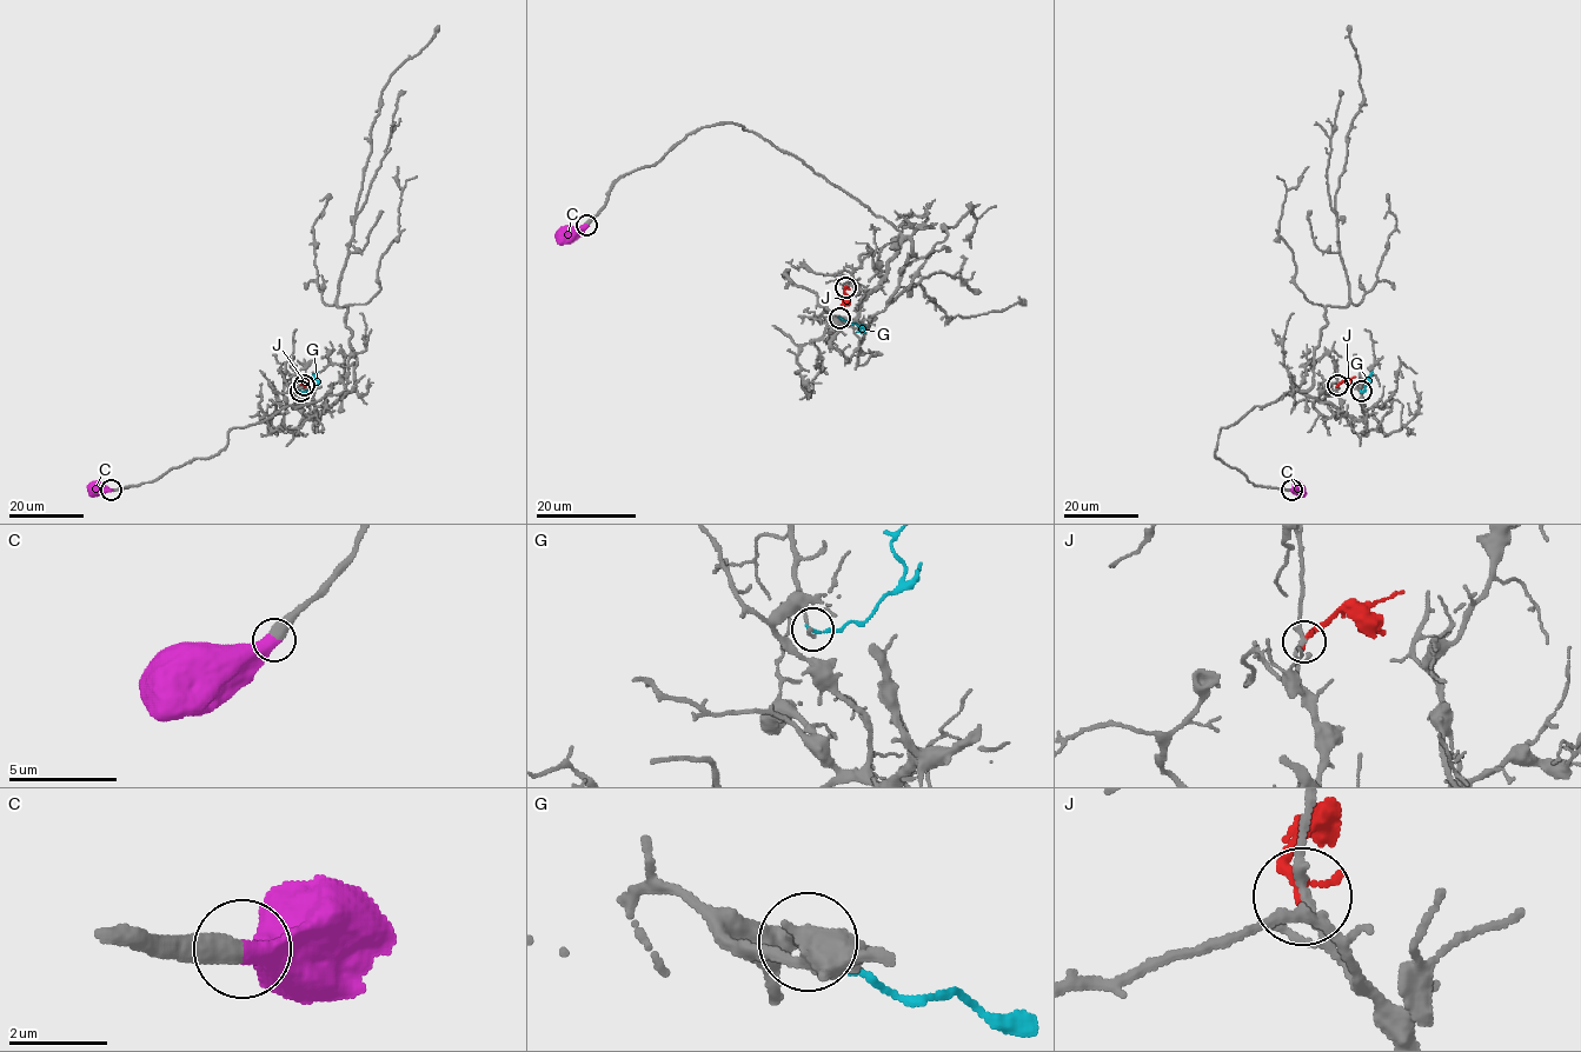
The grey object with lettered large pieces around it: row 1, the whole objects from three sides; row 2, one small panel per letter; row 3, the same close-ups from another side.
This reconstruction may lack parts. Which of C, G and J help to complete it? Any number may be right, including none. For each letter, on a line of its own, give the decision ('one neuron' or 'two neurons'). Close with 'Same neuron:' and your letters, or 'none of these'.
C: one neuron
G: two neurons
J: two neurons
Same neuron: C

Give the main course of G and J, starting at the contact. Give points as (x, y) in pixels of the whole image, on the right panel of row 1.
G: (1361, 391), (1372, 371)
J: (1337, 385), (1355, 377)

